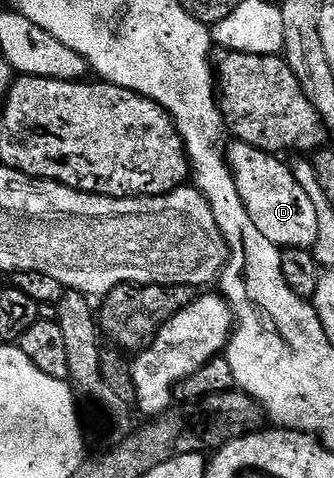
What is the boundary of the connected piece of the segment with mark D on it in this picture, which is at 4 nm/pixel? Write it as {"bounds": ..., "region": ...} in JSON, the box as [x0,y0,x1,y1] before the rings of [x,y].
{"bounds":[226,141,317,250],"region":[[[234,141],[229,148],[226,149],[226,162],[230,165],[230,174],[234,177],[234,183],[236,185],[236,191],[240,193],[240,199],[244,201],[244,207],[248,207],[248,215],[252,218],[252,223],[256,223],[256,227],[260,230],[260,235],[264,235],[264,239],[268,239],[268,243],[277,245],[279,249],[309,249],[311,250],[313,245],[317,243],[317,221],[315,204],[308,199],[307,194],[300,185],[298,185],[294,178],[294,170],[289,164],[285,165],[285,160],[279,159],[275,154],[265,153],[260,151],[256,147],[252,147],[248,143],[243,141]]]}

